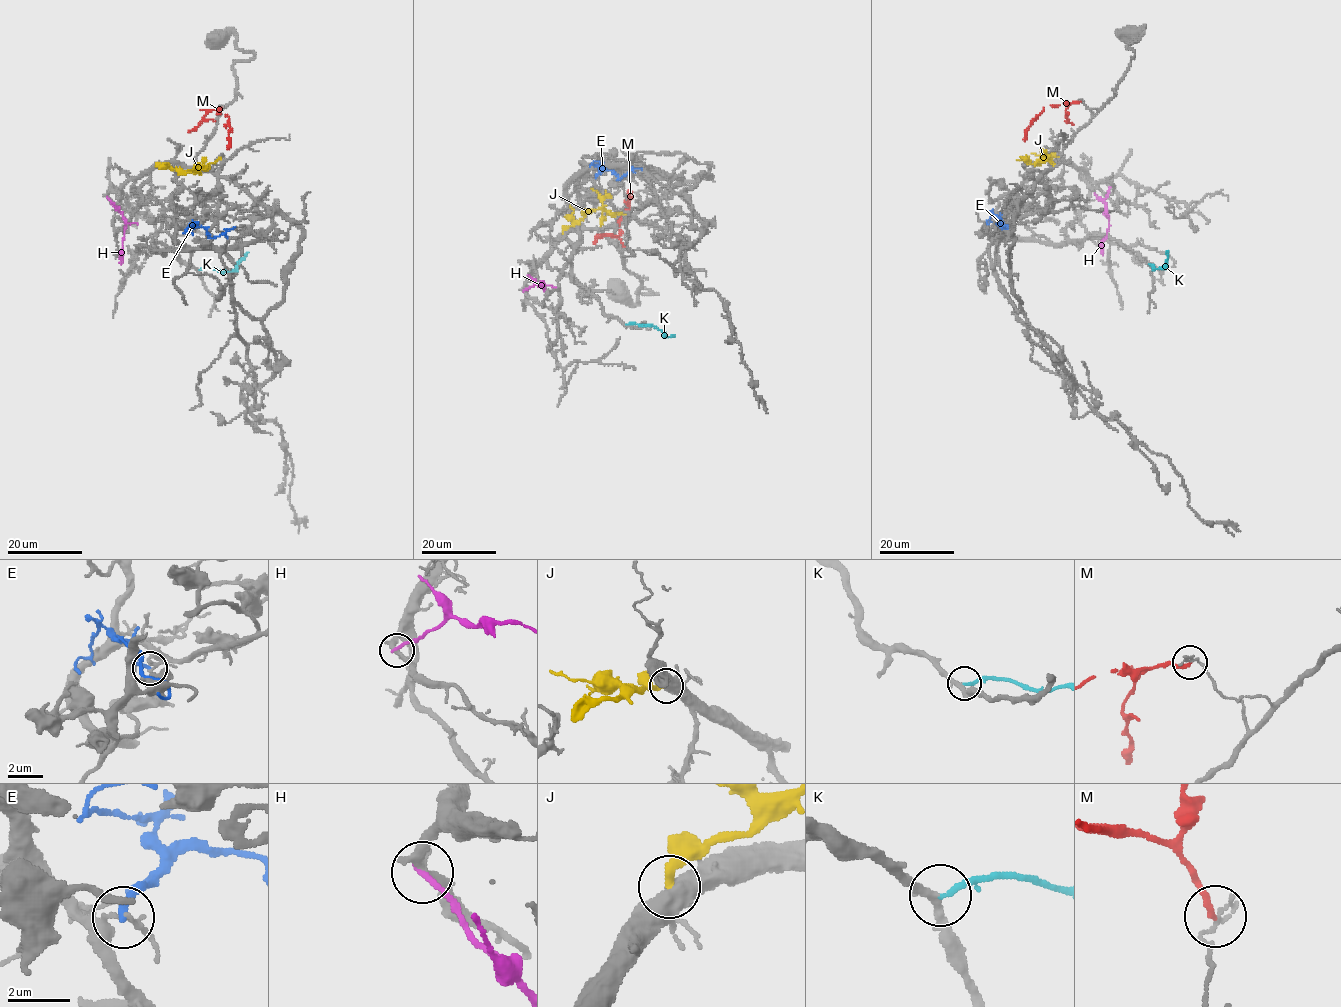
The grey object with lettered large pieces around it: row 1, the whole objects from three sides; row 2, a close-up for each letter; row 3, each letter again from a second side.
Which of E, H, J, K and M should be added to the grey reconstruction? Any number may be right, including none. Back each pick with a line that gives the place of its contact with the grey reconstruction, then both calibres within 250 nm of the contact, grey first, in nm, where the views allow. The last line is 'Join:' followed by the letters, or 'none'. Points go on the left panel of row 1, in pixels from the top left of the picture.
K: Touches grey at (199, 270). Thickness 260 nm (grey) against 190 nm
Join: K

